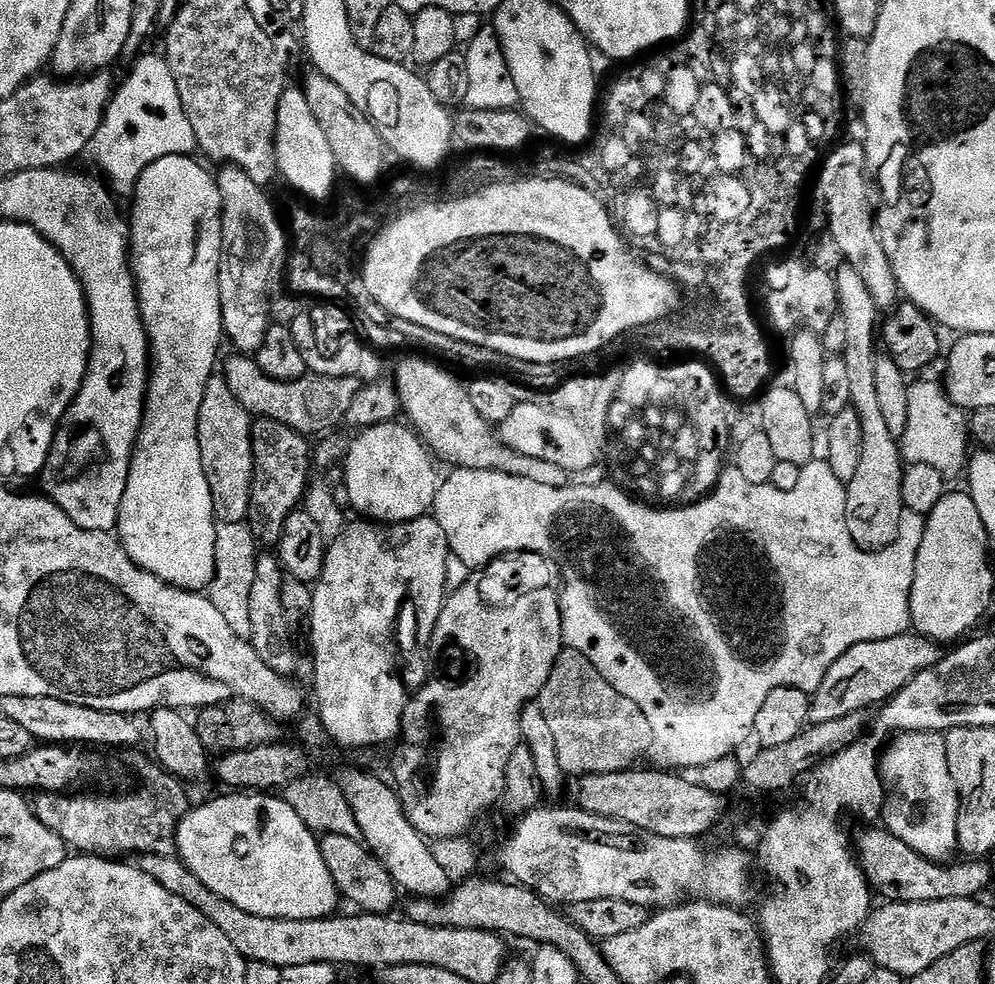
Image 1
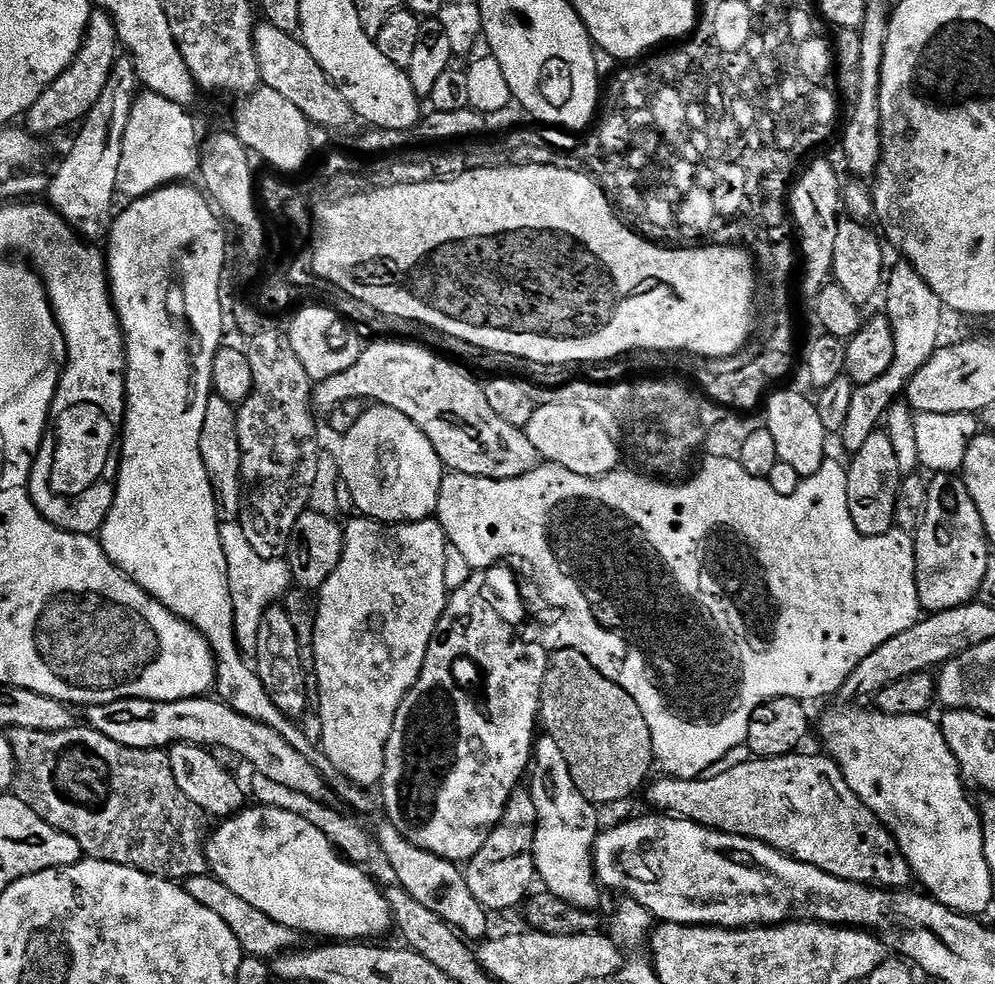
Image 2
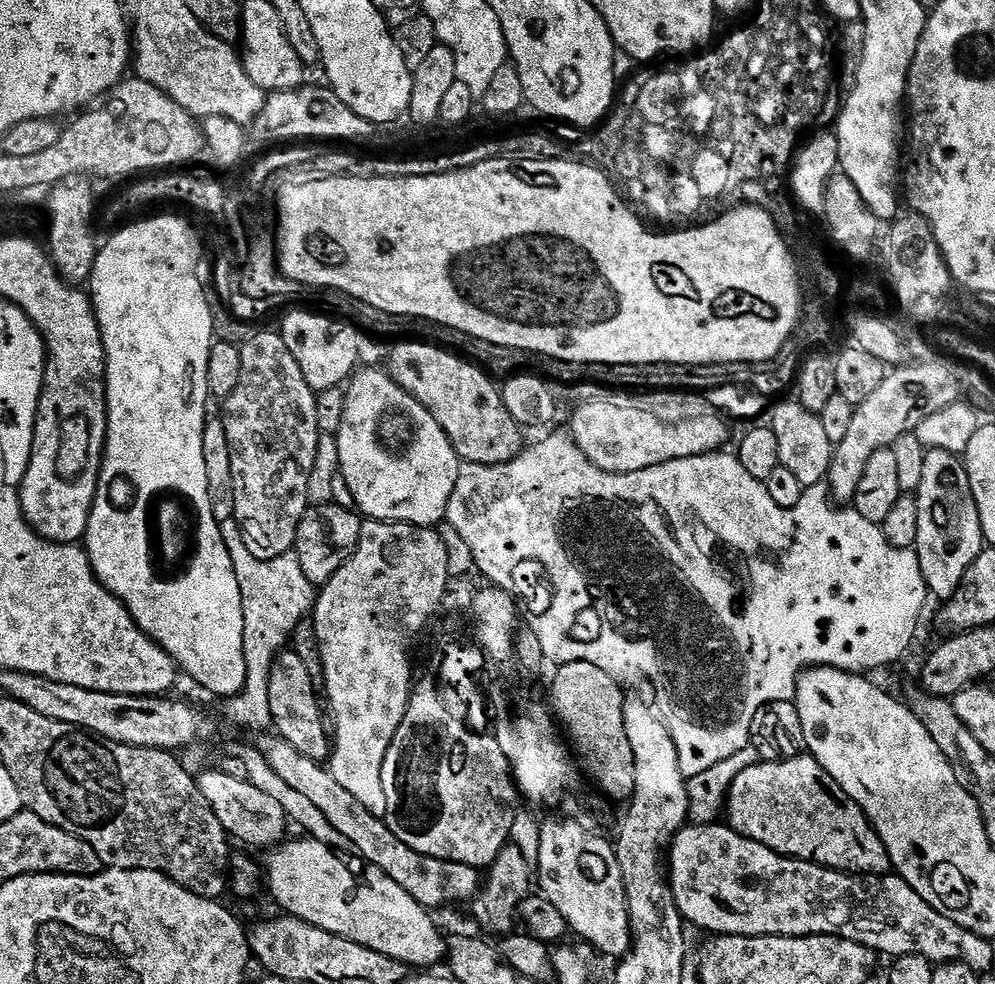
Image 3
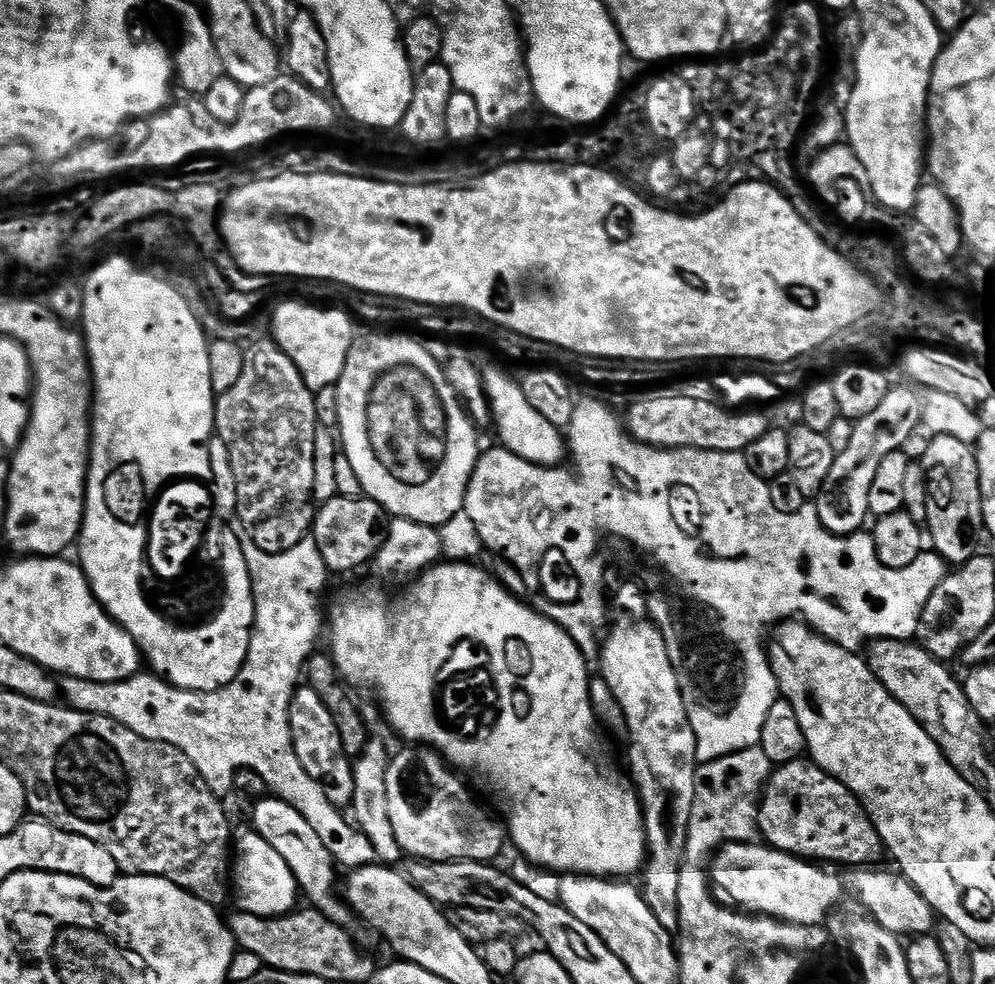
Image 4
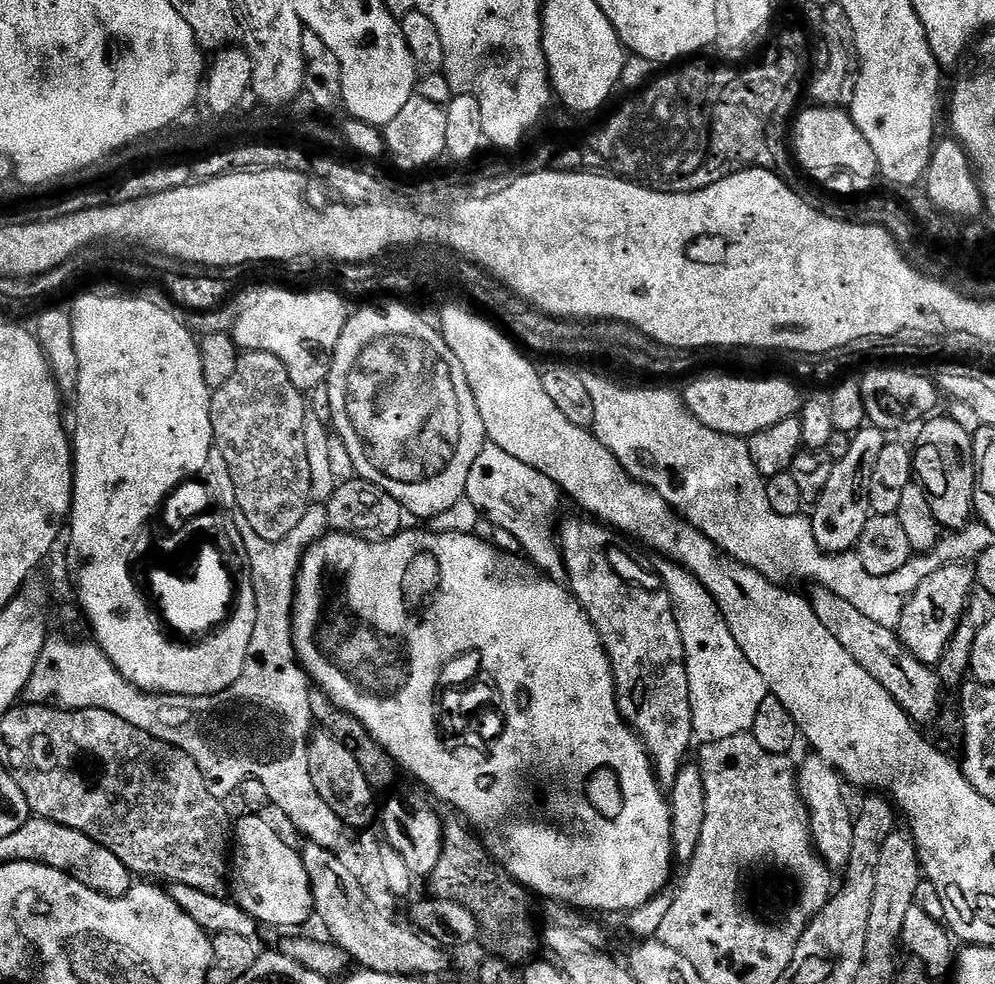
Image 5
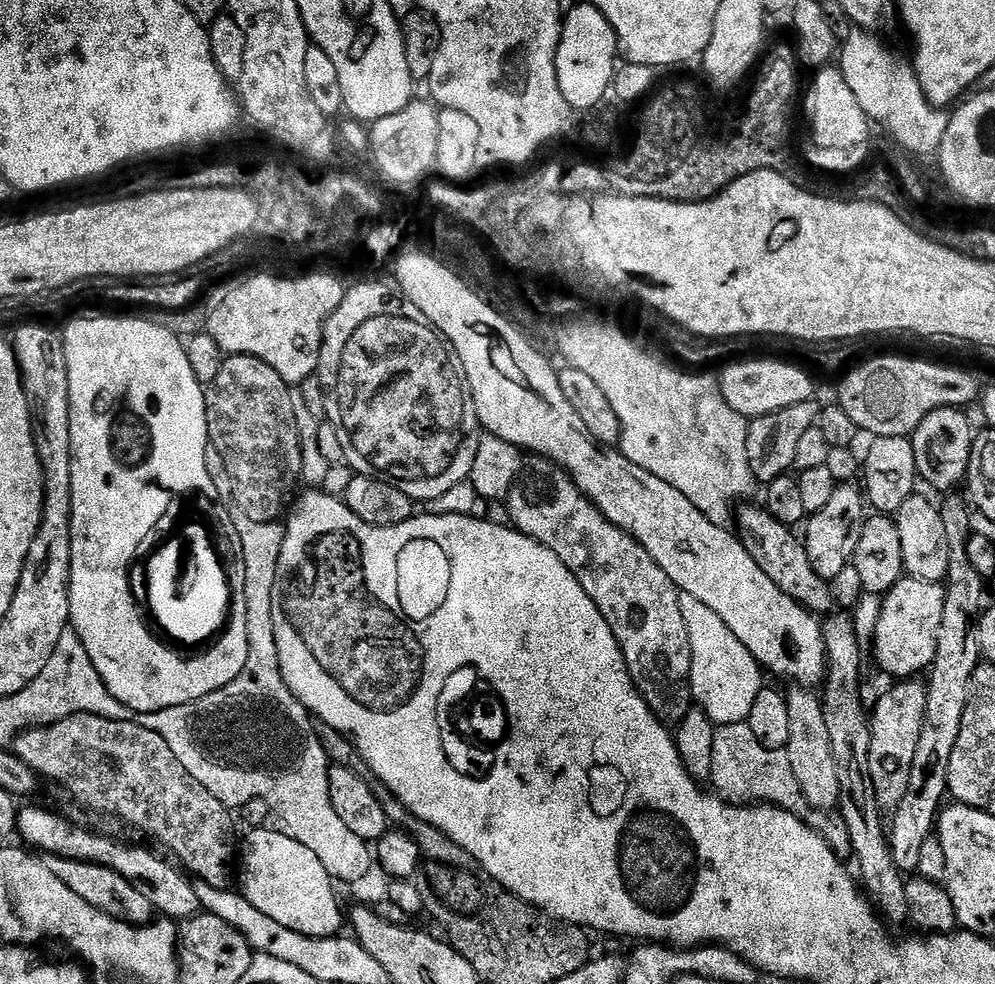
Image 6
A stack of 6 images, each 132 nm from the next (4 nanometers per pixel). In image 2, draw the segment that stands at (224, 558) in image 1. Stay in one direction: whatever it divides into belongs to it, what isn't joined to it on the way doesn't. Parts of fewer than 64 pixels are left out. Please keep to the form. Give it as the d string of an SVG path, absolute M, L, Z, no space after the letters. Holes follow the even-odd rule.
M239 522L235 524L221 524L222 554L226 554L228 567L228 586L230 598L234 606L234 630L237 641L242 642L245 653L256 651L258 642L258 626L262 616L272 605L279 605L288 589L293 587L292 571L288 569L287 559L267 560L262 558L247 542L243 528Z

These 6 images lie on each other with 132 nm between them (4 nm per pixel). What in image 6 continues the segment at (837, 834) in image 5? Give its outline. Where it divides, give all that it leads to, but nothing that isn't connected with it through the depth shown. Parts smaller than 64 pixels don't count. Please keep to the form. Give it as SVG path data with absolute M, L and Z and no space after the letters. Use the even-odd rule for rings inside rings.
M804 686L793 687L793 691L787 693L787 710L790 717L790 742L787 746L790 758L790 770L794 770L794 778L798 778L798 786L802 794L811 802L817 810L832 810L839 802L839 786L837 767L834 764L834 753L831 749L829 731L826 730L826 718L824 717L824 704L821 697Z

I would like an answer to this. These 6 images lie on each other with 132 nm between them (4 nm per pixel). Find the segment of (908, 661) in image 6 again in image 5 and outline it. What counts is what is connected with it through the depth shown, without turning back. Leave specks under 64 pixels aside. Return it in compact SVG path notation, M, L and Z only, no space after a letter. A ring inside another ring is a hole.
M957 562L945 564L943 568L938 569L934 574L930 574L930 578L926 578L926 582L922 582L922 586L918 586L918 590L914 590L914 594L908 599L906 606L902 610L898 635L906 650L918 662L927 666L935 666L940 663L950 638L956 633L956 627L960 625L961 620L965 619L966 612L964 612L964 607L967 606L968 599L972 596L972 588L974 592L975 584L975 571L967 563Z

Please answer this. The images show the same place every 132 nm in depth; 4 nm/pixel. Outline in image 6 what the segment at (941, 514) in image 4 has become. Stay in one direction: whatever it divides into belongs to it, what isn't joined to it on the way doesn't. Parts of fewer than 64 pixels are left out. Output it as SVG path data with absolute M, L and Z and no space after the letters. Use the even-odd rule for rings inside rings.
M939 408L926 418L916 428L910 437L914 446L916 470L921 481L924 480L932 488L937 488L940 494L953 491L955 484L963 485L968 475L968 463L972 453L974 433L970 422L966 422L966 414L958 408Z

